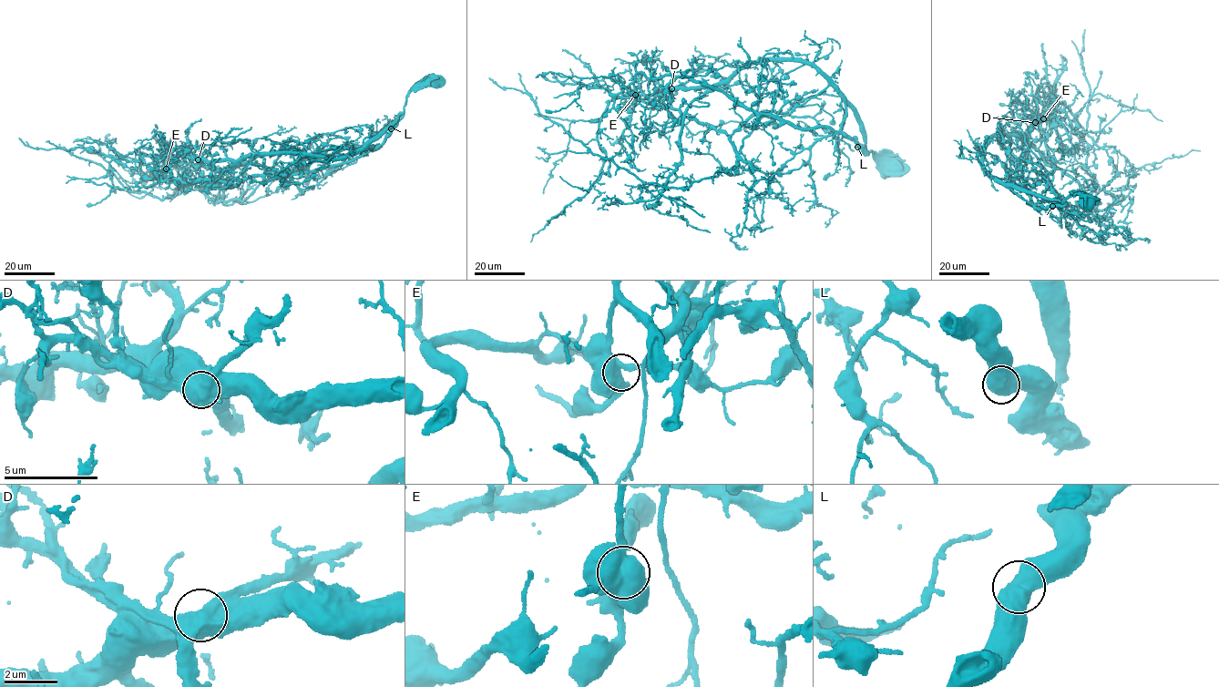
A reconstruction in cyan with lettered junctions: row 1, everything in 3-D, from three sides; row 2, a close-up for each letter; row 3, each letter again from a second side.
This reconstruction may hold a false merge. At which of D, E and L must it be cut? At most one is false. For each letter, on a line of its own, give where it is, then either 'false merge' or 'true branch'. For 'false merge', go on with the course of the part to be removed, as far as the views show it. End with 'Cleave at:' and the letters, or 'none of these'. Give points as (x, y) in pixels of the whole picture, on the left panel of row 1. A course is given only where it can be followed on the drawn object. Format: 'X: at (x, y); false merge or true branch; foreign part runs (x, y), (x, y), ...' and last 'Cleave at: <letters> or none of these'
D: at (198, 159); false merge; foreign part runs (199, 160), (284, 177), (242, 200), (191, 189), (158, 199), (18, 138)
E: at (166, 169); true branch
L: at (391, 128); true branch
Cleave at: D

